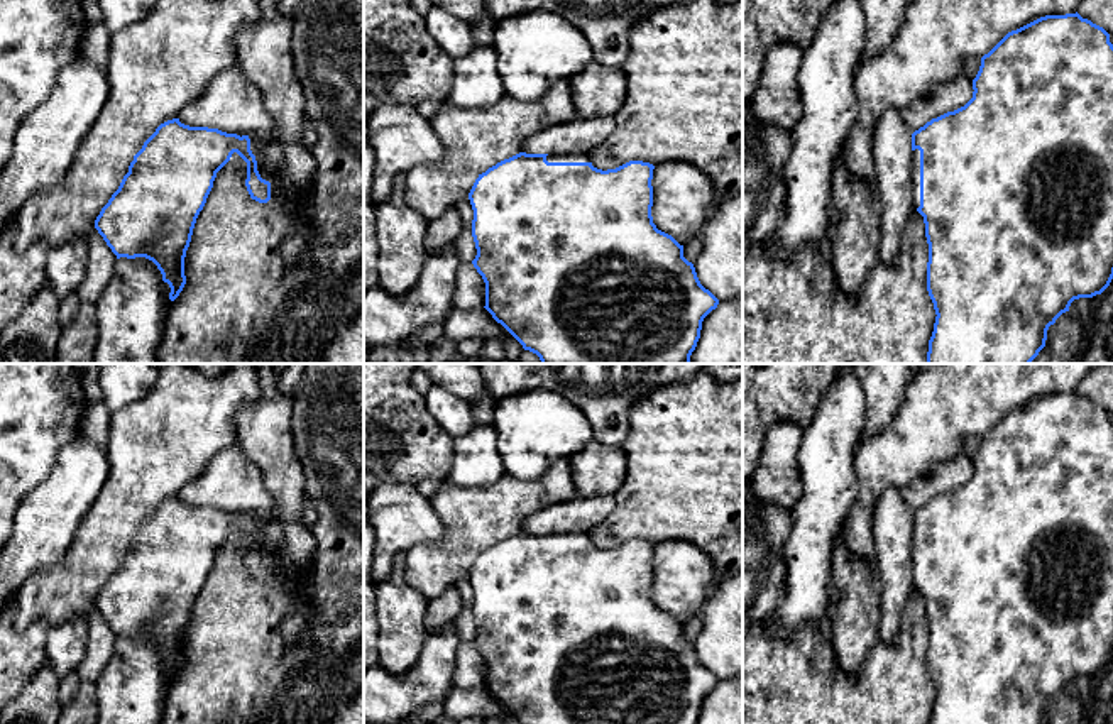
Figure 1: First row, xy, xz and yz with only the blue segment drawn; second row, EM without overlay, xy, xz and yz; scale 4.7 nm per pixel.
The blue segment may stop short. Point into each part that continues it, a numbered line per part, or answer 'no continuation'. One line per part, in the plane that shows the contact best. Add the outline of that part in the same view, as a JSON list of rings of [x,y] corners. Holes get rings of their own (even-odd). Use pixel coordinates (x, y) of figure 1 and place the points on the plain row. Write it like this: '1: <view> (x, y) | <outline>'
1: yz (915, 533) | [[[912,529],[912,577],[913,587],[920,585],[920,529]]]

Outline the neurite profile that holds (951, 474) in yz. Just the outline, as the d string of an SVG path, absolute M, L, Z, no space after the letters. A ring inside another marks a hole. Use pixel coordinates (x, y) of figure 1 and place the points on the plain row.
M961 453L934 465L924 477L902 487L900 492L915 511L932 497L964 485L973 477L973 470L973 458Z

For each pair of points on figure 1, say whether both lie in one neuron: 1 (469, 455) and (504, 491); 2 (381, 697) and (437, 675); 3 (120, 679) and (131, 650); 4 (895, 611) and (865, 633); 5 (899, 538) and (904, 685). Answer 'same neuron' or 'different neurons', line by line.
1: different neurons
2: same neuron
3: same neuron
4: different neurons
5: different neurons

